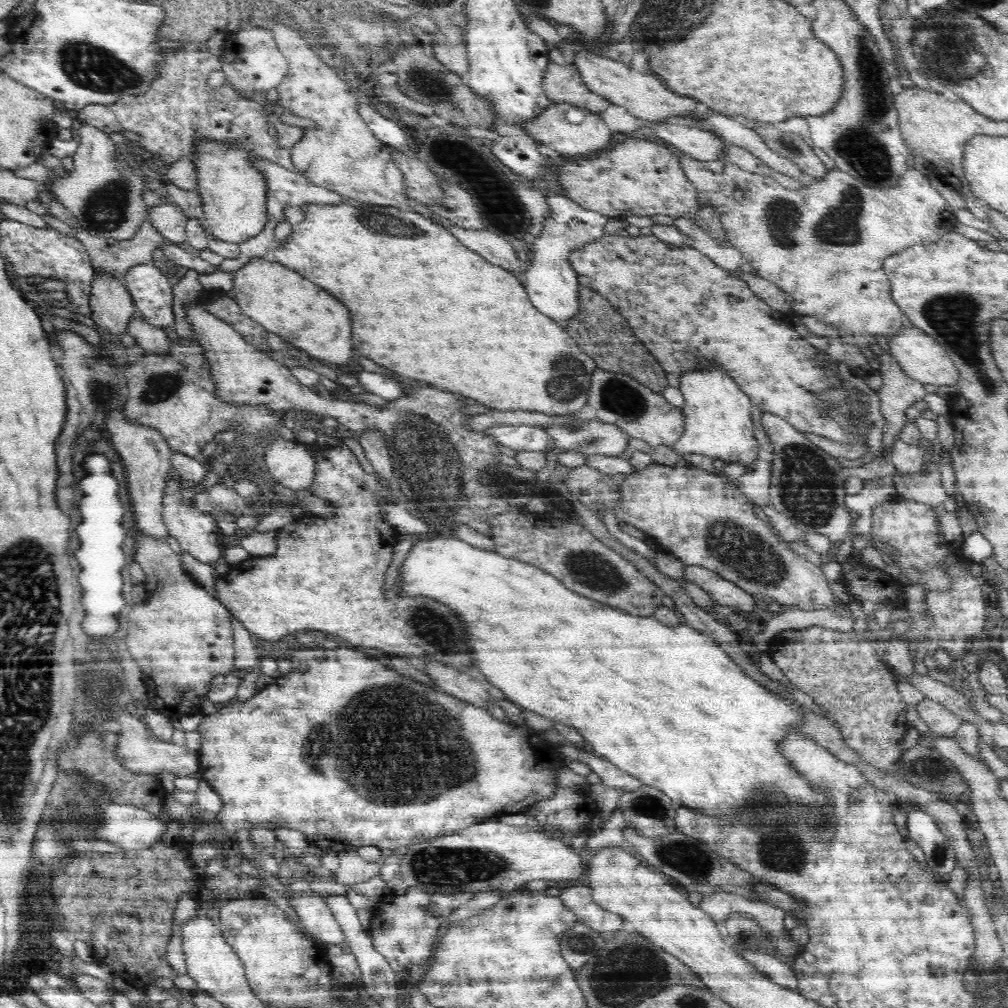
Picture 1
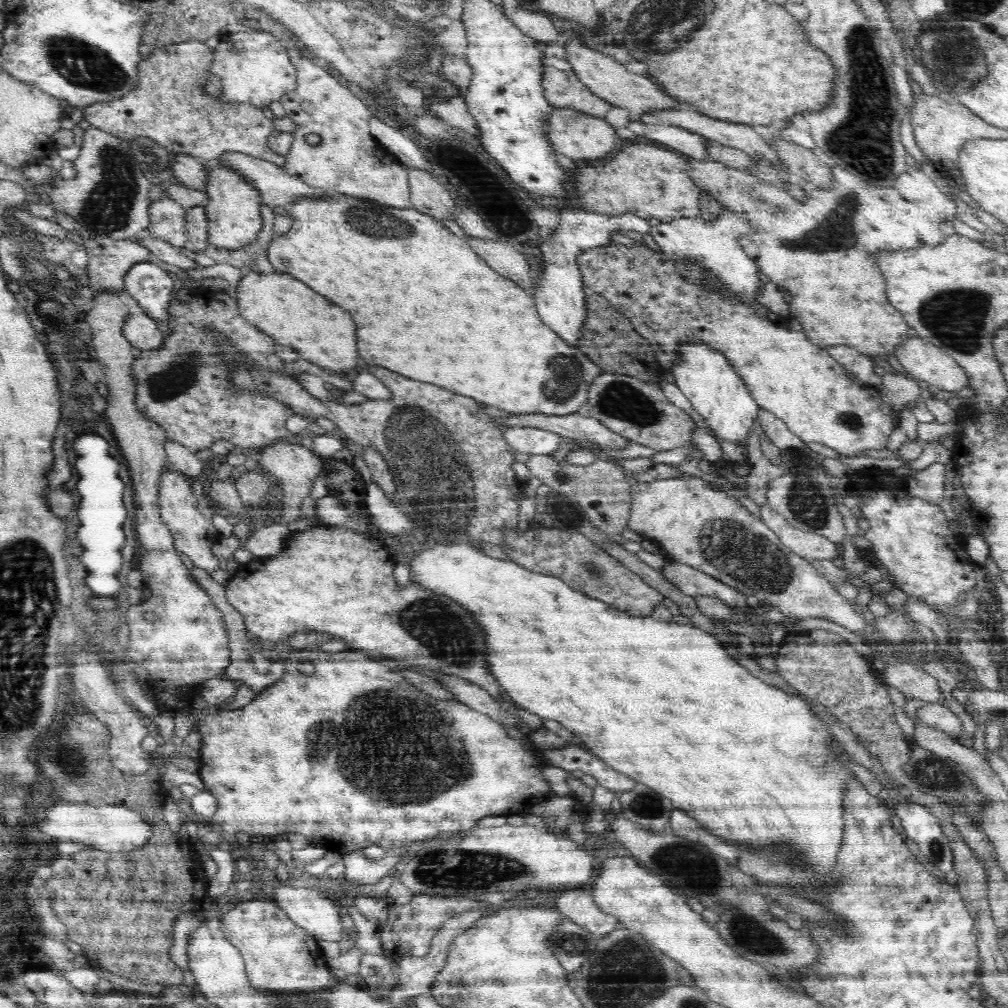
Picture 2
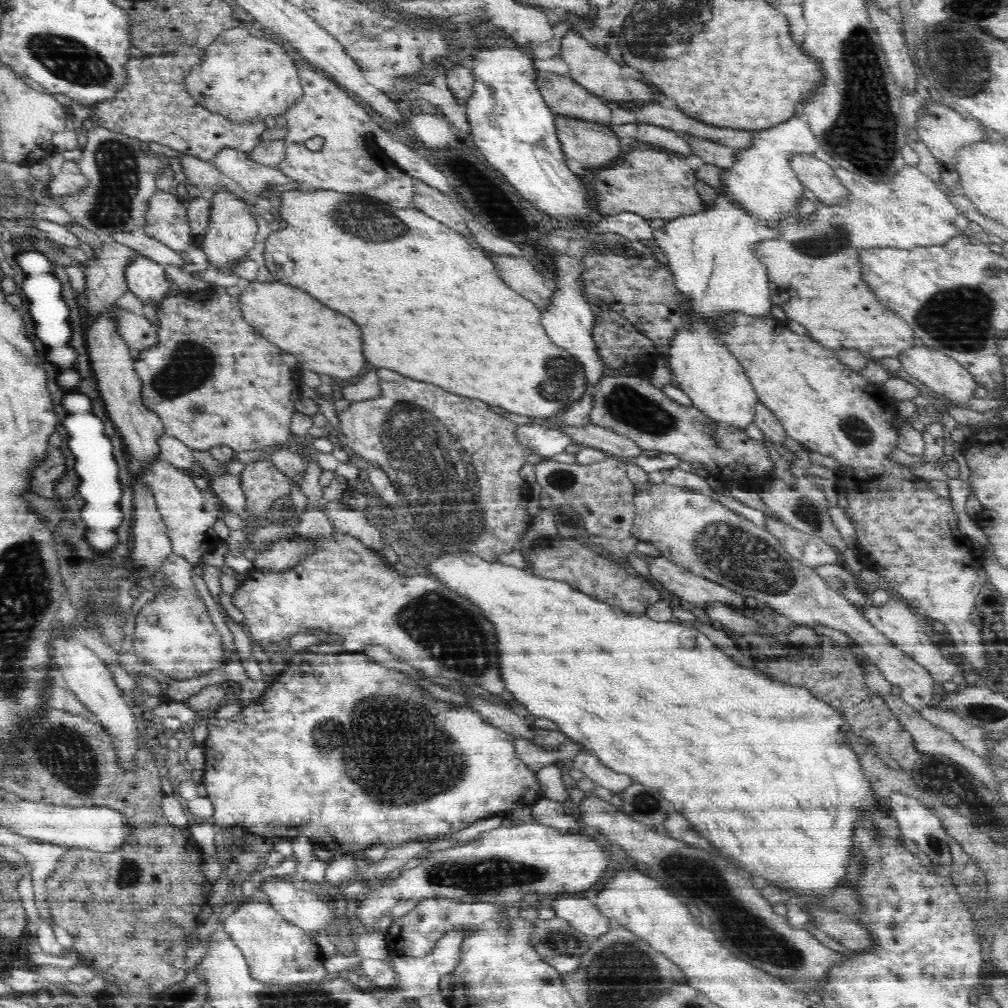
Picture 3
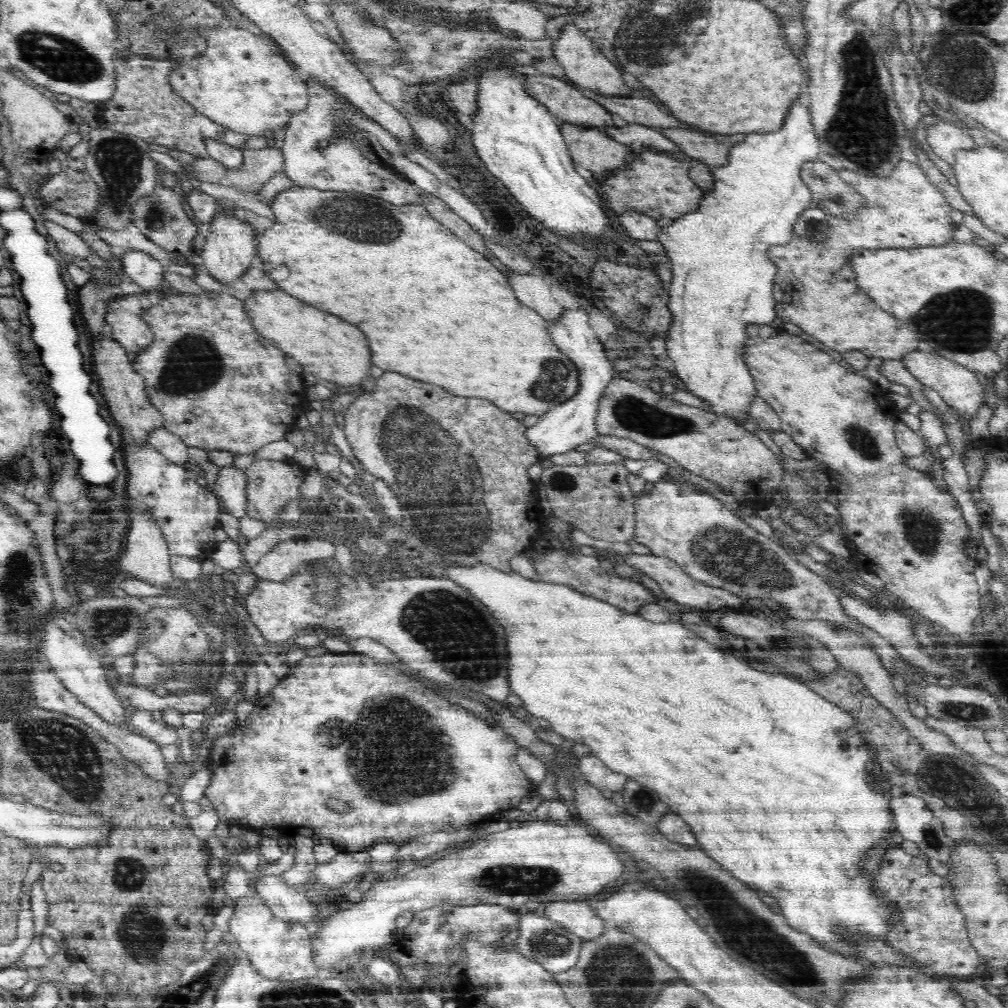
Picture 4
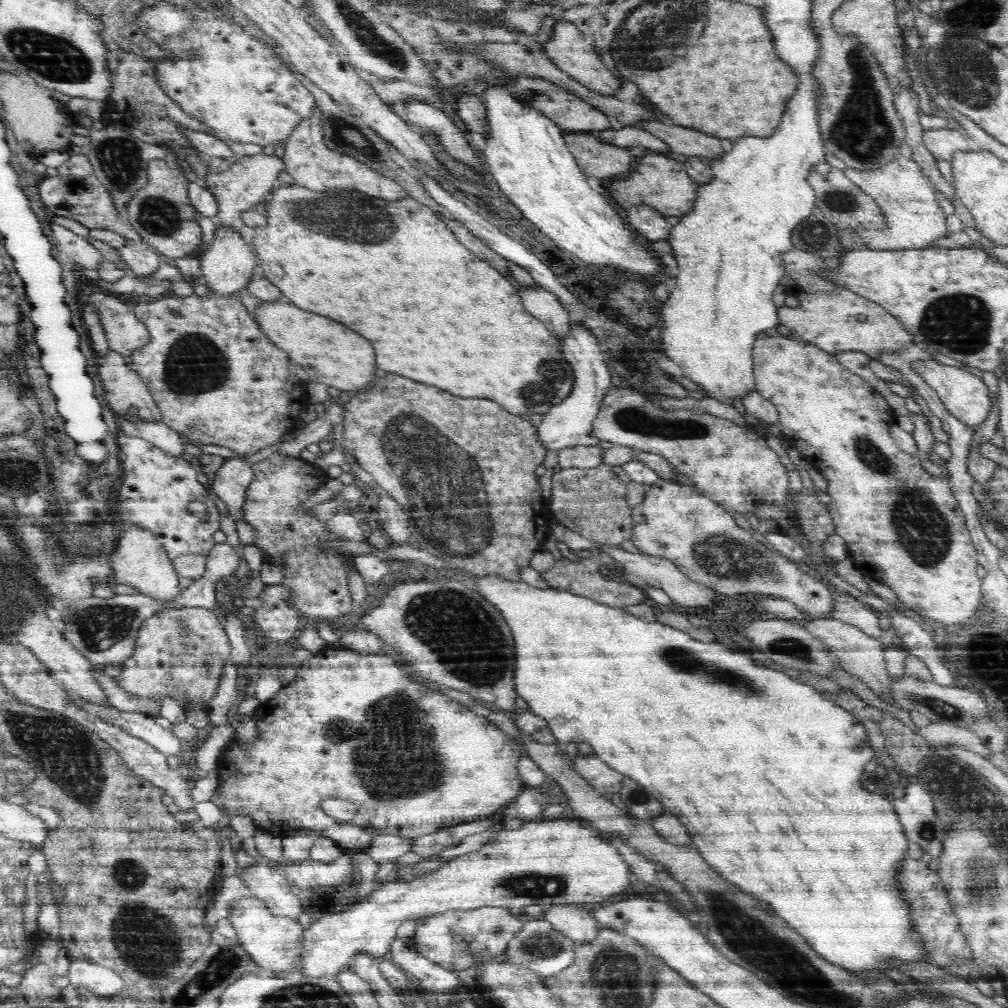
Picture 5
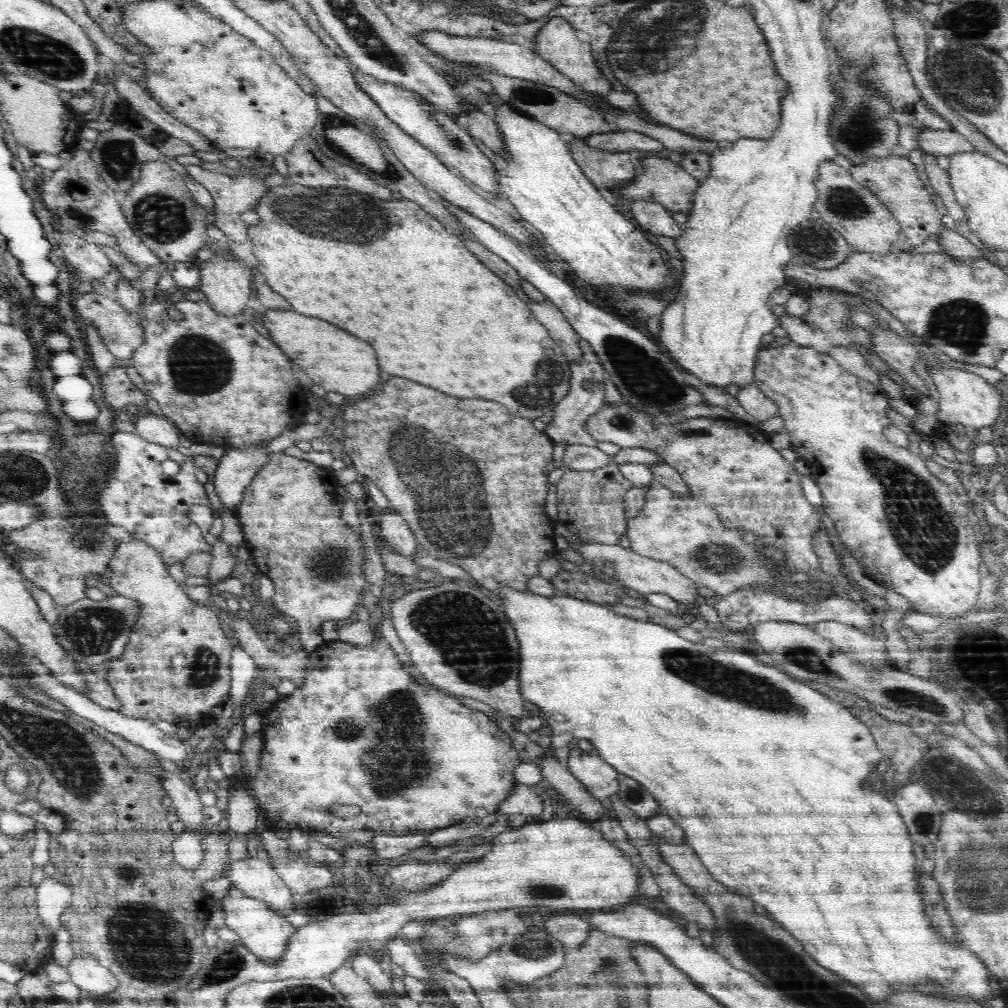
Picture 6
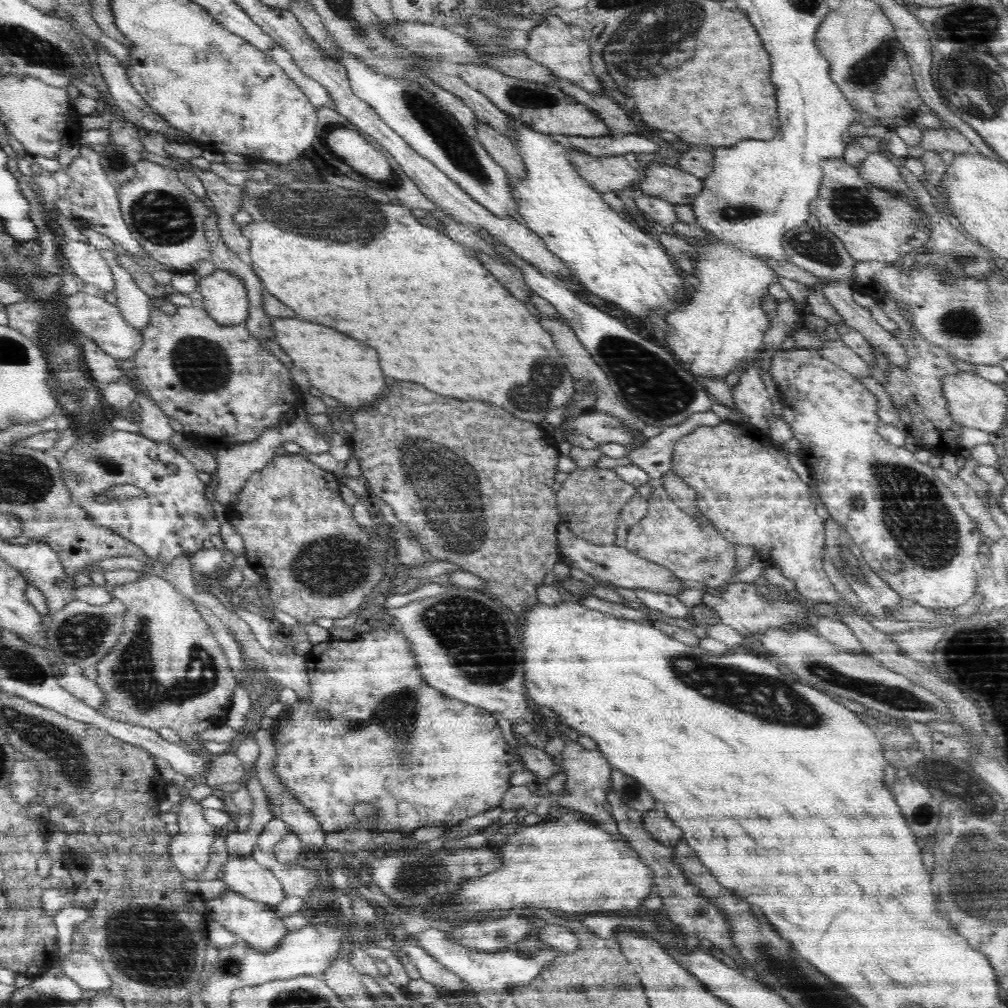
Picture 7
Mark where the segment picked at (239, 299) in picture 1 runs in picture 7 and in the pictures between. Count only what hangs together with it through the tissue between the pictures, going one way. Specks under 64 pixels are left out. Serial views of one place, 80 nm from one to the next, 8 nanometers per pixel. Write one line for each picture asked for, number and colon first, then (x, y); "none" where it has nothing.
2: (279, 304)
3: (323, 341)
4: (330, 349)
5: (330, 353)
6: (339, 362)
7: (322, 352)

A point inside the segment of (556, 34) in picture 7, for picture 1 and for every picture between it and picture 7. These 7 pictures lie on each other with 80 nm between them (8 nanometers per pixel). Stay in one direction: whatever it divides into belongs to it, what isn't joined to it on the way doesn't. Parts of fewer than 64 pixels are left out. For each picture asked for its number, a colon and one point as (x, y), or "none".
1: (645, 96)
2: (606, 78)
3: (599, 74)
4: (586, 67)
5: (568, 50)
6: (557, 43)

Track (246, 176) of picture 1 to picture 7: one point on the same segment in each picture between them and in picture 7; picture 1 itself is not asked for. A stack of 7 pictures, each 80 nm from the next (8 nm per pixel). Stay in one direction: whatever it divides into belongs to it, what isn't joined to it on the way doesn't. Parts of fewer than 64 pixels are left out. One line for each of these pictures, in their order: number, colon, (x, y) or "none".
2: (233, 205)
3: (230, 235)
4: (229, 249)
5: (227, 264)
6: (226, 282)
7: (225, 298)

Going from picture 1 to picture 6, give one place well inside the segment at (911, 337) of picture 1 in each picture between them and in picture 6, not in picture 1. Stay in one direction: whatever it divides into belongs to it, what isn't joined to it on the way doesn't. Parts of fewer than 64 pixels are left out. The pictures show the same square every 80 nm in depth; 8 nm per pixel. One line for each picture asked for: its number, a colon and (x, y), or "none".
2: (921, 359)
3: (928, 367)
4: (959, 387)
5: (965, 396)
6: (965, 398)

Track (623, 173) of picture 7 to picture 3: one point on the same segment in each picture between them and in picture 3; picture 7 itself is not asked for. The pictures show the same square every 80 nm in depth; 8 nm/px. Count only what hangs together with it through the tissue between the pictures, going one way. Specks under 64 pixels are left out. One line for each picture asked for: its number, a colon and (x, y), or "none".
3: (593, 144)
4: (591, 147)
5: (601, 160)
6: (605, 168)

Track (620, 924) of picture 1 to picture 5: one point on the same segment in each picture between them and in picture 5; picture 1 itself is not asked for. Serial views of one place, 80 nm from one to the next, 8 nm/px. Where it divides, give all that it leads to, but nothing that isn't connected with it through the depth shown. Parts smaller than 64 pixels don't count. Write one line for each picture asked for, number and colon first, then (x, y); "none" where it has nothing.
2: (578, 905)
3: (581, 913)
4: (580, 918)
5: (572, 920)

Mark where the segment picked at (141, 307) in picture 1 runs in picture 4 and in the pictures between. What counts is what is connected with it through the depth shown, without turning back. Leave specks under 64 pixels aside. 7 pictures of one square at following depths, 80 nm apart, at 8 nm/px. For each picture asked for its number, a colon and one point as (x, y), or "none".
2: (150, 285)
3: (148, 280)
4: (138, 267)

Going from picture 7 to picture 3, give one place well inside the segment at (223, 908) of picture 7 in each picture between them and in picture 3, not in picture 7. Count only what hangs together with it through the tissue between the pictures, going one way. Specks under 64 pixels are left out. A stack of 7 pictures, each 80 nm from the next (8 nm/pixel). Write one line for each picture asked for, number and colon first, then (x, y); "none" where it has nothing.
3: (278, 952)
4: (280, 950)
5: (275, 944)
6: (266, 934)

